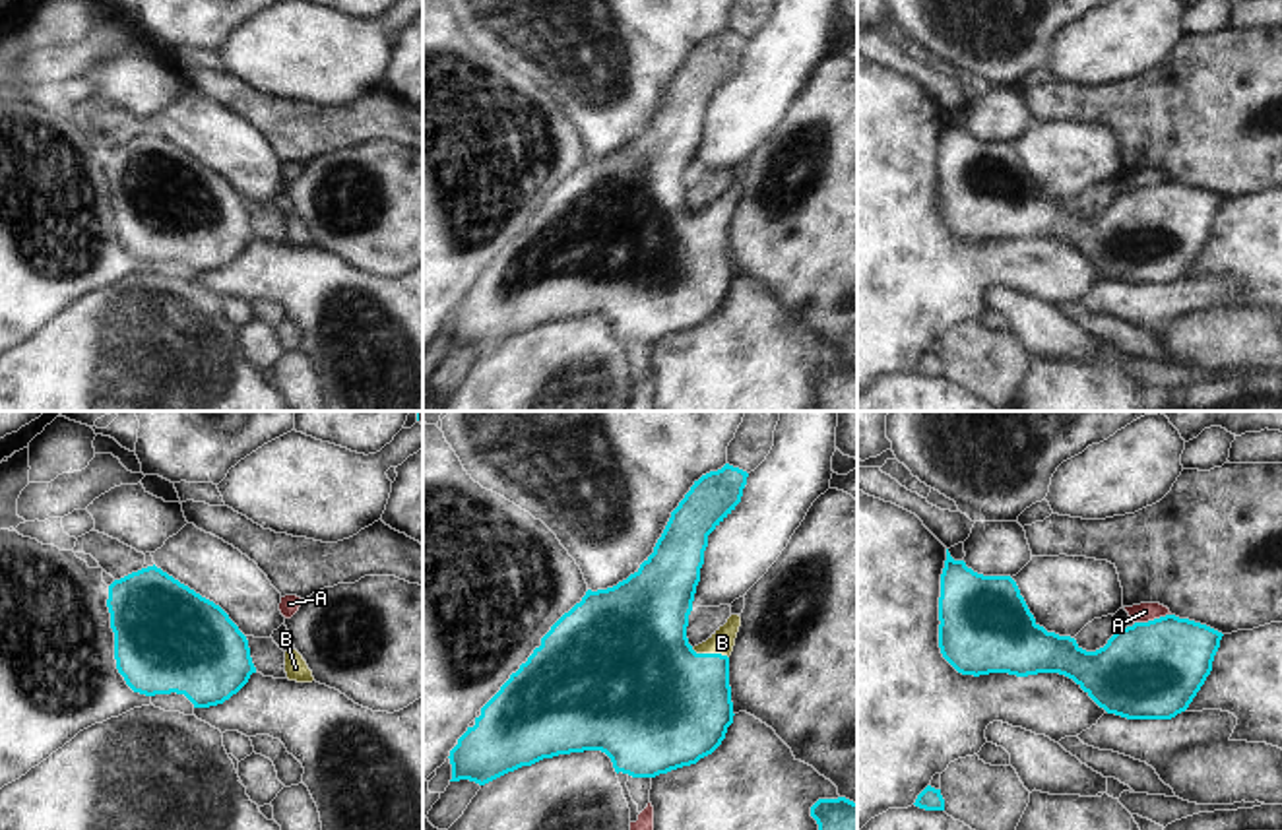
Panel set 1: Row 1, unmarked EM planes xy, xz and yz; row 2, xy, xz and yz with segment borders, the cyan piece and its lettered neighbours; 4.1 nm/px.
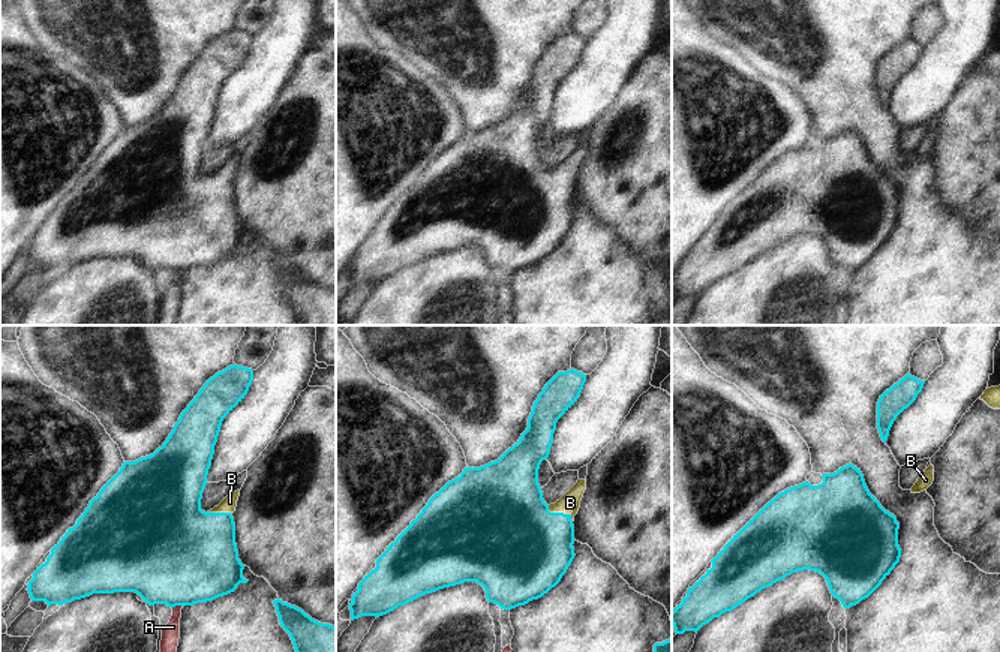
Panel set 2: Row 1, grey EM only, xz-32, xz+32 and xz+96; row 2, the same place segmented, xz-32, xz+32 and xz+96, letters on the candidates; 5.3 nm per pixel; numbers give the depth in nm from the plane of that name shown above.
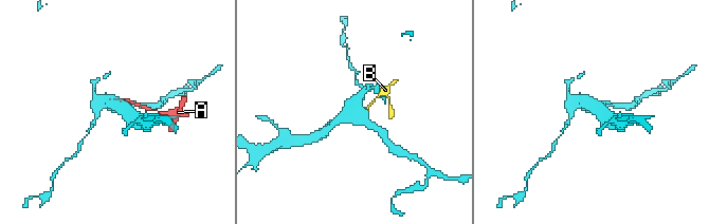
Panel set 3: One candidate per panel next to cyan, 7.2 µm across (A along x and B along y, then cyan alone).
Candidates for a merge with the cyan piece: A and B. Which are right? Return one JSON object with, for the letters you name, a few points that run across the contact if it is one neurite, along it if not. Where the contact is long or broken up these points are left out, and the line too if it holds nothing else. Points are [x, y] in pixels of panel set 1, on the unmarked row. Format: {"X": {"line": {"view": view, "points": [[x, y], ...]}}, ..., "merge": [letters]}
{"B": {"line": {"view": "xz", "points": [[675, 268], [705, 235], [710, 220], [722, 208]]}}, "merge": ["B"]}

